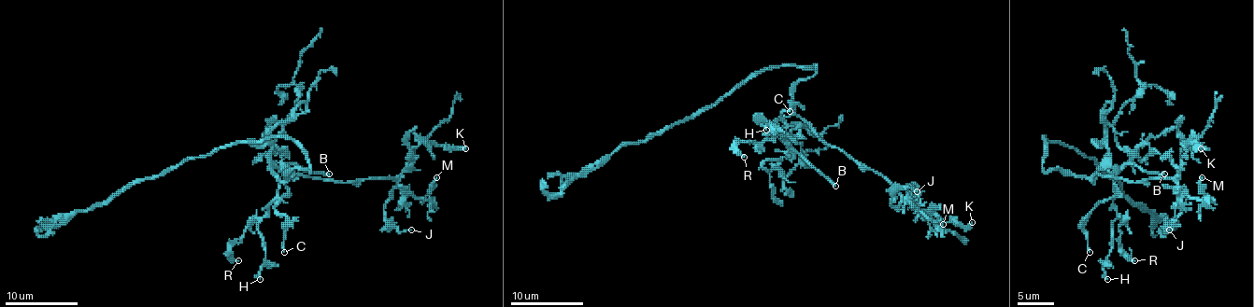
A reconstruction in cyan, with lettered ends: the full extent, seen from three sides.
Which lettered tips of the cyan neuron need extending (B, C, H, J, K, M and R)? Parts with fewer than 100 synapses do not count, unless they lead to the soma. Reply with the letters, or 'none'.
B

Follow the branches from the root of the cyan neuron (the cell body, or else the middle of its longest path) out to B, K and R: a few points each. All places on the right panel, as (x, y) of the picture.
B: (1044, 150), (1046, 172), (1059, 168), (1091, 181), (1100, 170), (1120, 170), (1126, 164), (1164, 174)
K: (1044, 150), (1046, 172), (1138, 183), (1171, 179), (1182, 166), (1180, 154), (1191, 143), (1201, 148)
R: (1044, 150), (1046, 172), (1059, 168), (1091, 181), (1100, 170), (1117, 172), (1113, 202), (1120, 246), (1134, 260)

